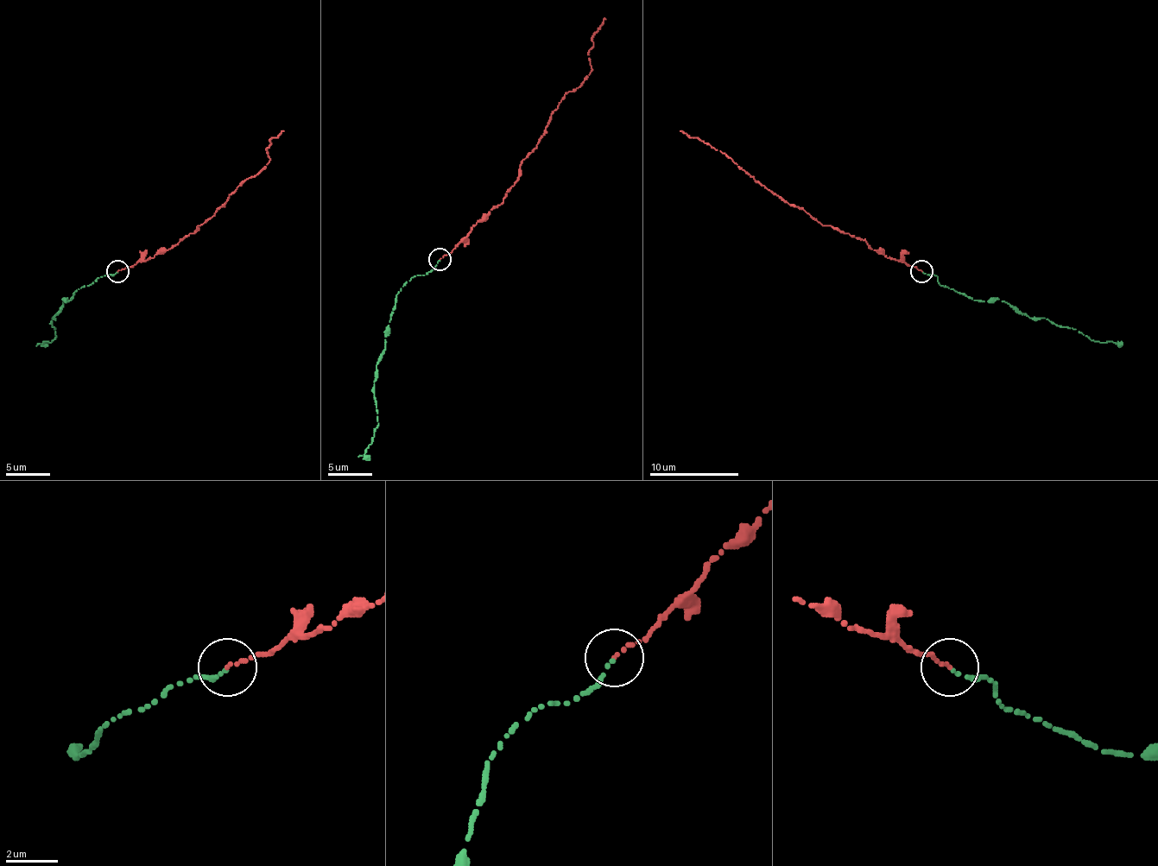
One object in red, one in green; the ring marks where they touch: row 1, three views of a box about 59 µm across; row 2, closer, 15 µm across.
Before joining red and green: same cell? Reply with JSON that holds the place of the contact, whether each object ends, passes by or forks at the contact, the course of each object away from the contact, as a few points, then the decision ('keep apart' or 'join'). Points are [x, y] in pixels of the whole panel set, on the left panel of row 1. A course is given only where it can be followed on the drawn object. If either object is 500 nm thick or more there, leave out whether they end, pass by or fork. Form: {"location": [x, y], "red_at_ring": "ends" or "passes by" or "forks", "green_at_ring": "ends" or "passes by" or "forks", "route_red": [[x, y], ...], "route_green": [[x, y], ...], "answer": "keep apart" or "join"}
{"location": [117, 271], "red_at_ring": "ends", "green_at_ring": "ends", "route_red": [[117, 270], [150, 259], [192, 232], [239, 186], [255, 177], [270, 159], [266, 148], [273, 136], [284, 130]], "route_green": [[117, 273], [84, 286], [68, 301], [63, 300], [53, 317], [57, 335], [53, 342], [43, 342], [36, 346]], "answer": "join"}

